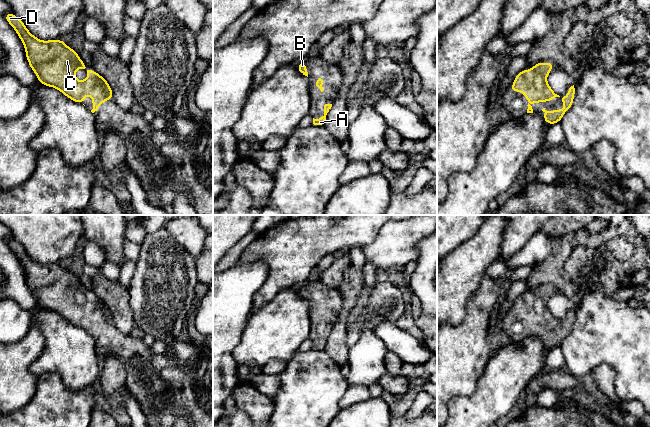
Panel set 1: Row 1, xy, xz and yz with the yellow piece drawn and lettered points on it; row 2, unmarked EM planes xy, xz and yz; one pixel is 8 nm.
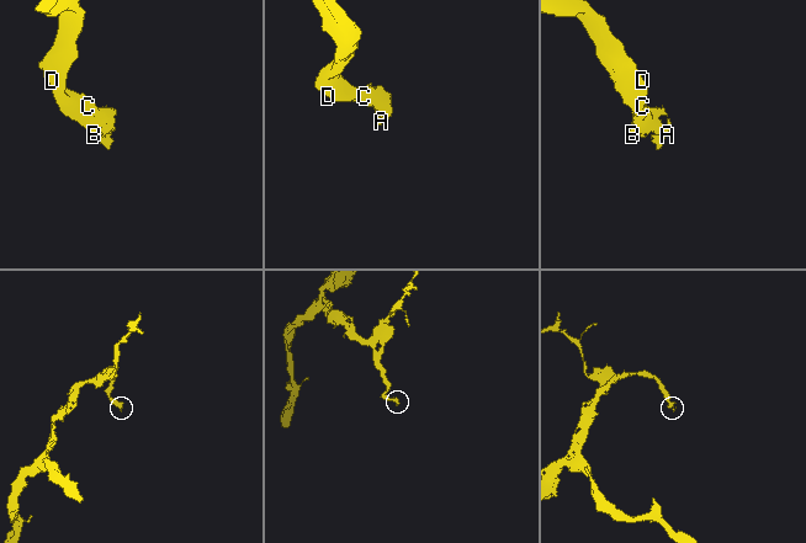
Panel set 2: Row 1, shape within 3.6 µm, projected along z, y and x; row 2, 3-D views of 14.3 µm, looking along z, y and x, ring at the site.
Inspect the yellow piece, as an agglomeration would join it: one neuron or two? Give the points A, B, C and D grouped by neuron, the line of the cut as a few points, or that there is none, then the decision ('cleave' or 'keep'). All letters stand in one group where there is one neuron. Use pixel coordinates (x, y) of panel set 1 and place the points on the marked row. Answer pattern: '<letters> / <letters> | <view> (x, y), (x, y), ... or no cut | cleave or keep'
A B C D | no cut | keep

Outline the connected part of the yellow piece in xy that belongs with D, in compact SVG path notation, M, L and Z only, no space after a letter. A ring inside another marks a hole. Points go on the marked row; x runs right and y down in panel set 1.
M9 12L4 18L22 40L26 58L40 83L60 90L68 98L81 104L86 94L89 93L93 100L92 113L97 111L100 104L107 99L113 100L112 90L107 81L89 69L79 58L77 52L69 48L63 40L41 41L34 37L12 12ZM77 68L88 71L86 80L76 79Z

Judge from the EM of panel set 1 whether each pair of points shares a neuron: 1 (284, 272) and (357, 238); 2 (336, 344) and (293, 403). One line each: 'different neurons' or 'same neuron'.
1: same neuron
2: different neurons

